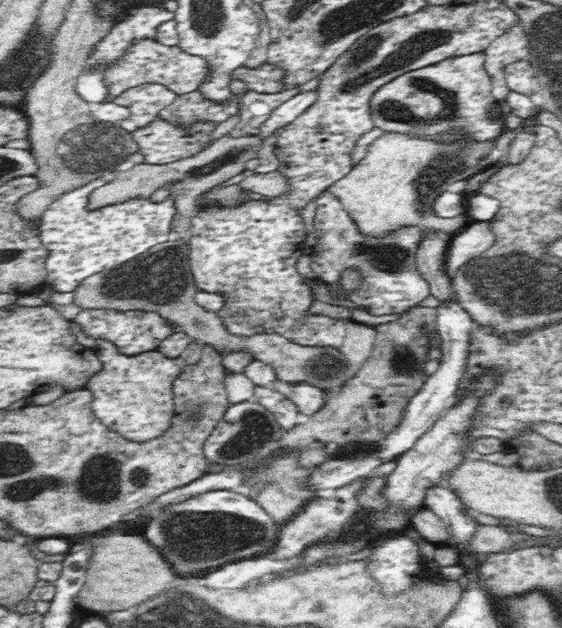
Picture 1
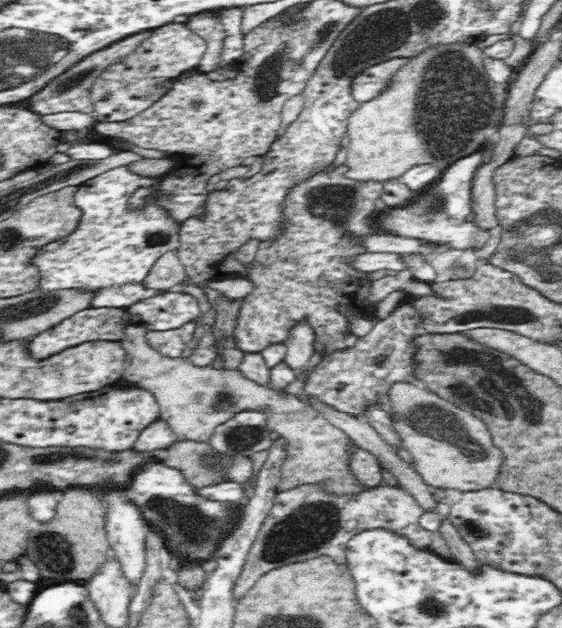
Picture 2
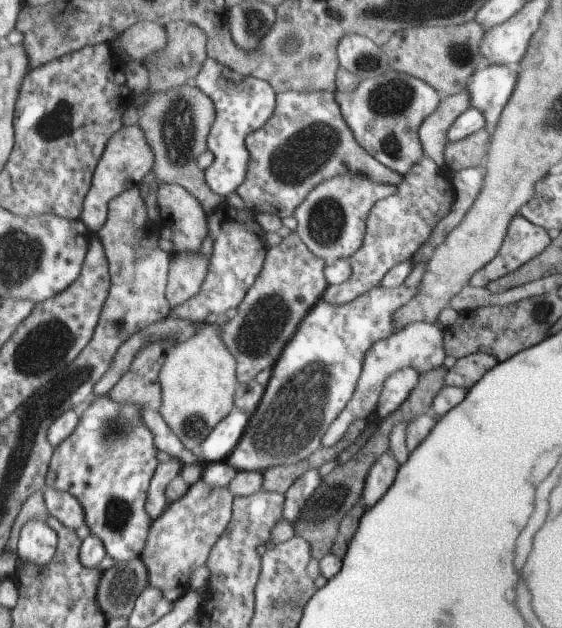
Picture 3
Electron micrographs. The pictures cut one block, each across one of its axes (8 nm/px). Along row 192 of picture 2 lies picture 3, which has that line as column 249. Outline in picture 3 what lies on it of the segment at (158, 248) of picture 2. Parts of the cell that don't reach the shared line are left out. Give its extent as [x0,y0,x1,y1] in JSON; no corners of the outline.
[195,58,275,202]

